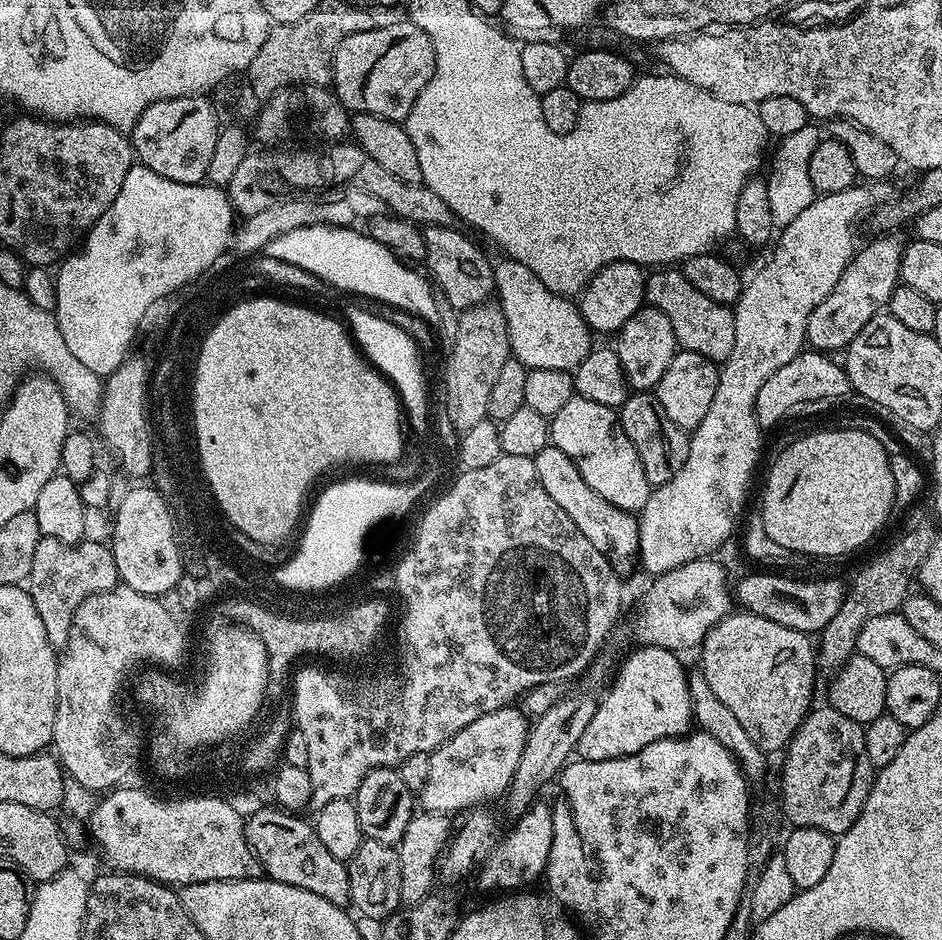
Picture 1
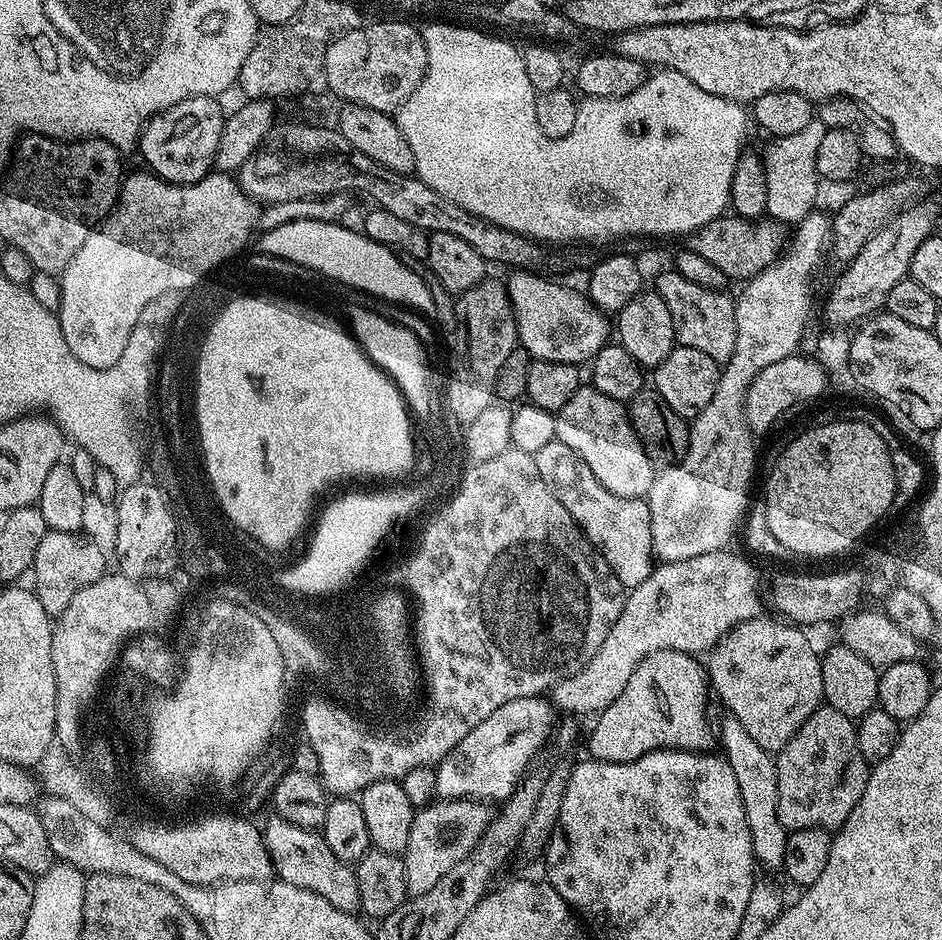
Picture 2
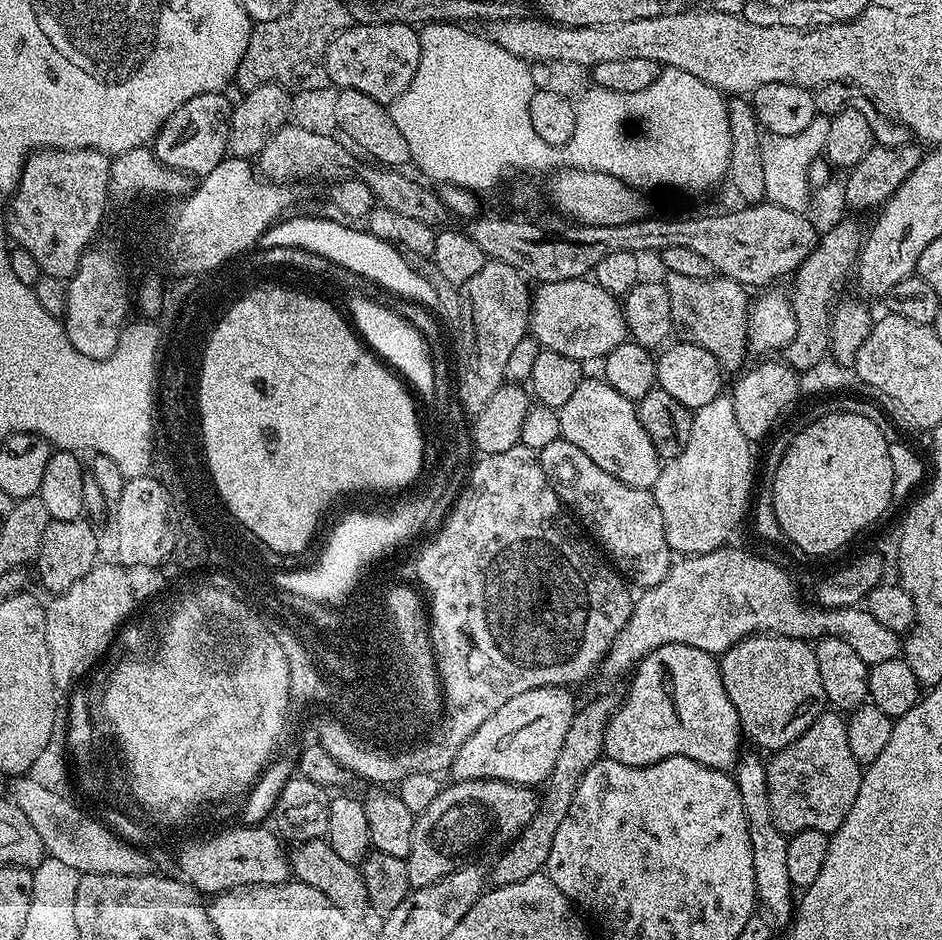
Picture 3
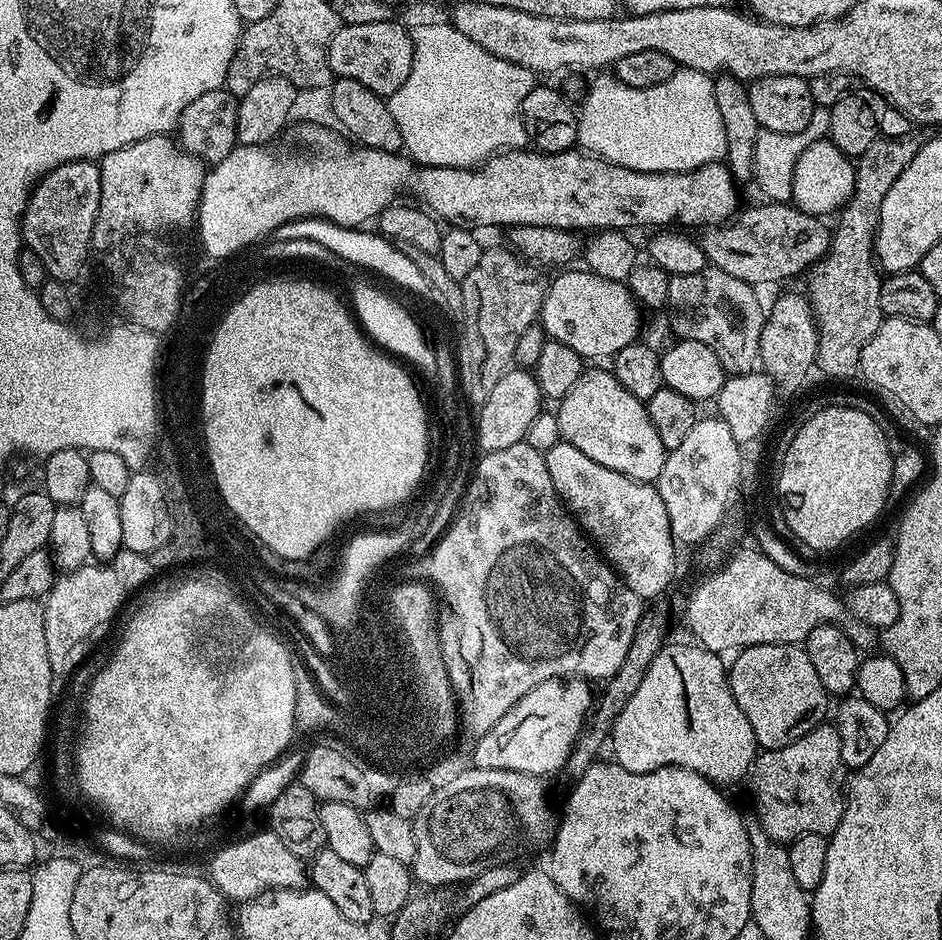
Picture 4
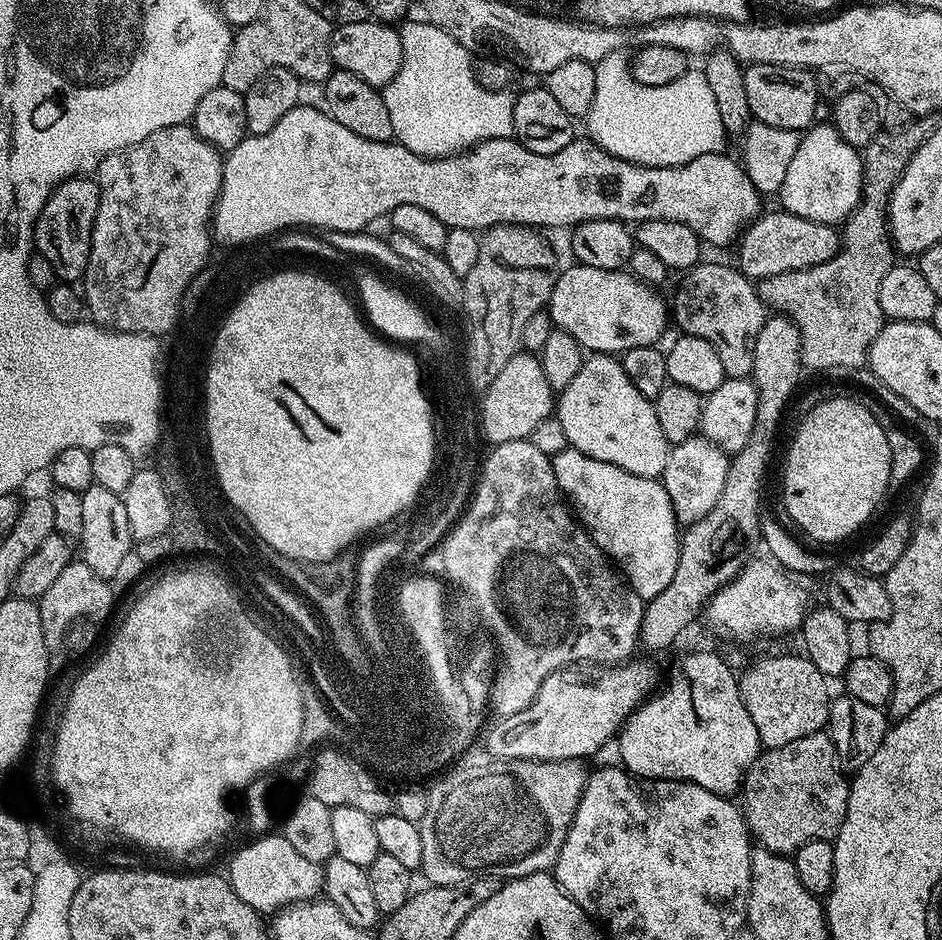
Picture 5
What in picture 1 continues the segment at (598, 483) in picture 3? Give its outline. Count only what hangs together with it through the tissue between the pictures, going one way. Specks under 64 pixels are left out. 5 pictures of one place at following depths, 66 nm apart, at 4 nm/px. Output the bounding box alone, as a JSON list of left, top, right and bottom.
[534,446,640,574]

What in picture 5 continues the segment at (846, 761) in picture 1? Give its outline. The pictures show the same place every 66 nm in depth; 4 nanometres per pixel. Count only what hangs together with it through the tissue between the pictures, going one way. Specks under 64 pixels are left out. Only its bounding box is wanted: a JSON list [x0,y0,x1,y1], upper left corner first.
[742,730,849,856]

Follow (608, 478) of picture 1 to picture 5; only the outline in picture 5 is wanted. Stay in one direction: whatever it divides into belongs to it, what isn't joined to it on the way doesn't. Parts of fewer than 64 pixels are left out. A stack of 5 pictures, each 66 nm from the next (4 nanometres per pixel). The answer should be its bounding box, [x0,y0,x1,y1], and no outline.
[554,352,670,477]

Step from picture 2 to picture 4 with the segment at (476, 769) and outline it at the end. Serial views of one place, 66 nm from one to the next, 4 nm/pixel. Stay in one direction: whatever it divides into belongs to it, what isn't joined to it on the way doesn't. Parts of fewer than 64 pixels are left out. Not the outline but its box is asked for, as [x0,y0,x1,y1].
[471,678,594,778]

